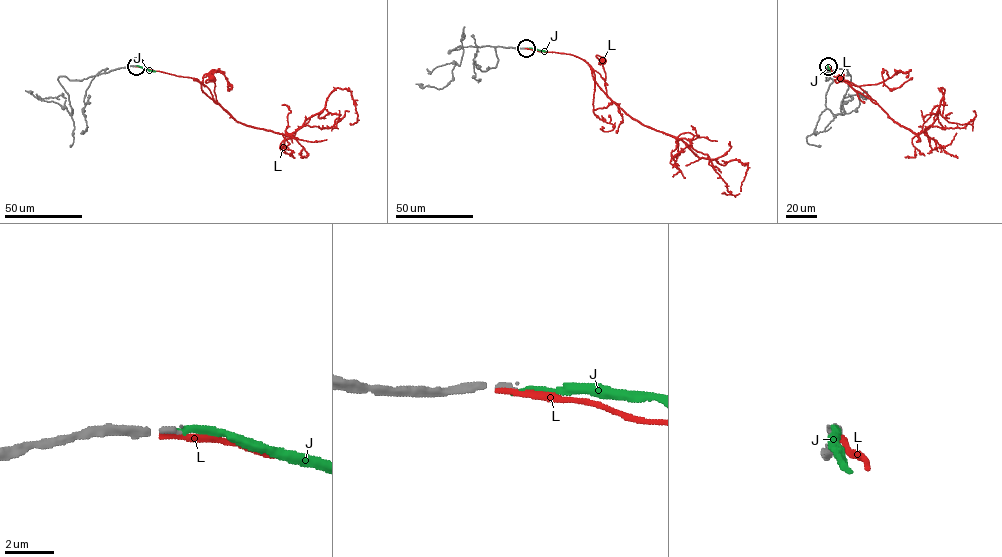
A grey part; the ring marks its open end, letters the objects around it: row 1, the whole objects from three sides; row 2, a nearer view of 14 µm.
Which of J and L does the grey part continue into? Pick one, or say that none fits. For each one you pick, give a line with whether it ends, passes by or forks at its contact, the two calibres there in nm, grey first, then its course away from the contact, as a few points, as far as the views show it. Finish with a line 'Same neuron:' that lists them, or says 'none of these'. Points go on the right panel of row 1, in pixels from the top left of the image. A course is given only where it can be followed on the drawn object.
J: it ends; calibres 220 and 240 nm
Same neuron: J

